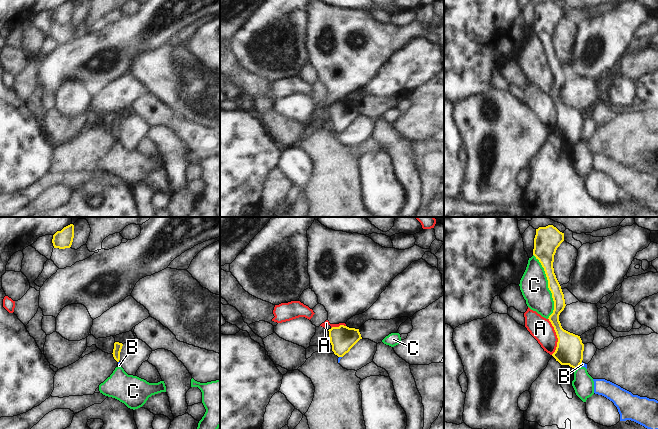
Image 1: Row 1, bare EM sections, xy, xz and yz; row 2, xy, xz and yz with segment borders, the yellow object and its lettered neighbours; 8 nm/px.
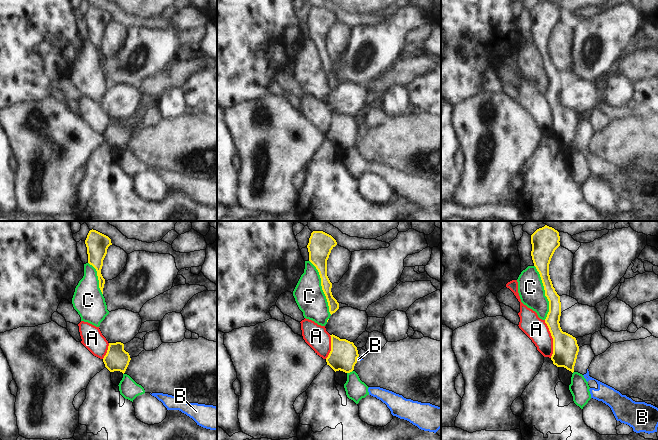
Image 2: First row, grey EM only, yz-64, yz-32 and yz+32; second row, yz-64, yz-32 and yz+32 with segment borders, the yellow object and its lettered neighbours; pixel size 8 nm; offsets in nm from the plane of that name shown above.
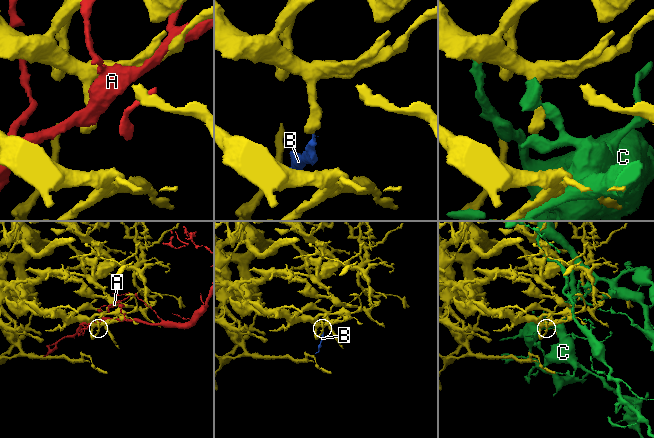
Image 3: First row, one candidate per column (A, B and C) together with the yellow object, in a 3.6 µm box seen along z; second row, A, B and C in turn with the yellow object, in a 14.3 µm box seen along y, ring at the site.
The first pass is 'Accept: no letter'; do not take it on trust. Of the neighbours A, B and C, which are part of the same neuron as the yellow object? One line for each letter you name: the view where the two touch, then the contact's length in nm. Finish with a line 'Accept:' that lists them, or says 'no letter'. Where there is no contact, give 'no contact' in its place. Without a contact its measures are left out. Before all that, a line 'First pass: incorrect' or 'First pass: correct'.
First pass: correct
Accept: no letter

